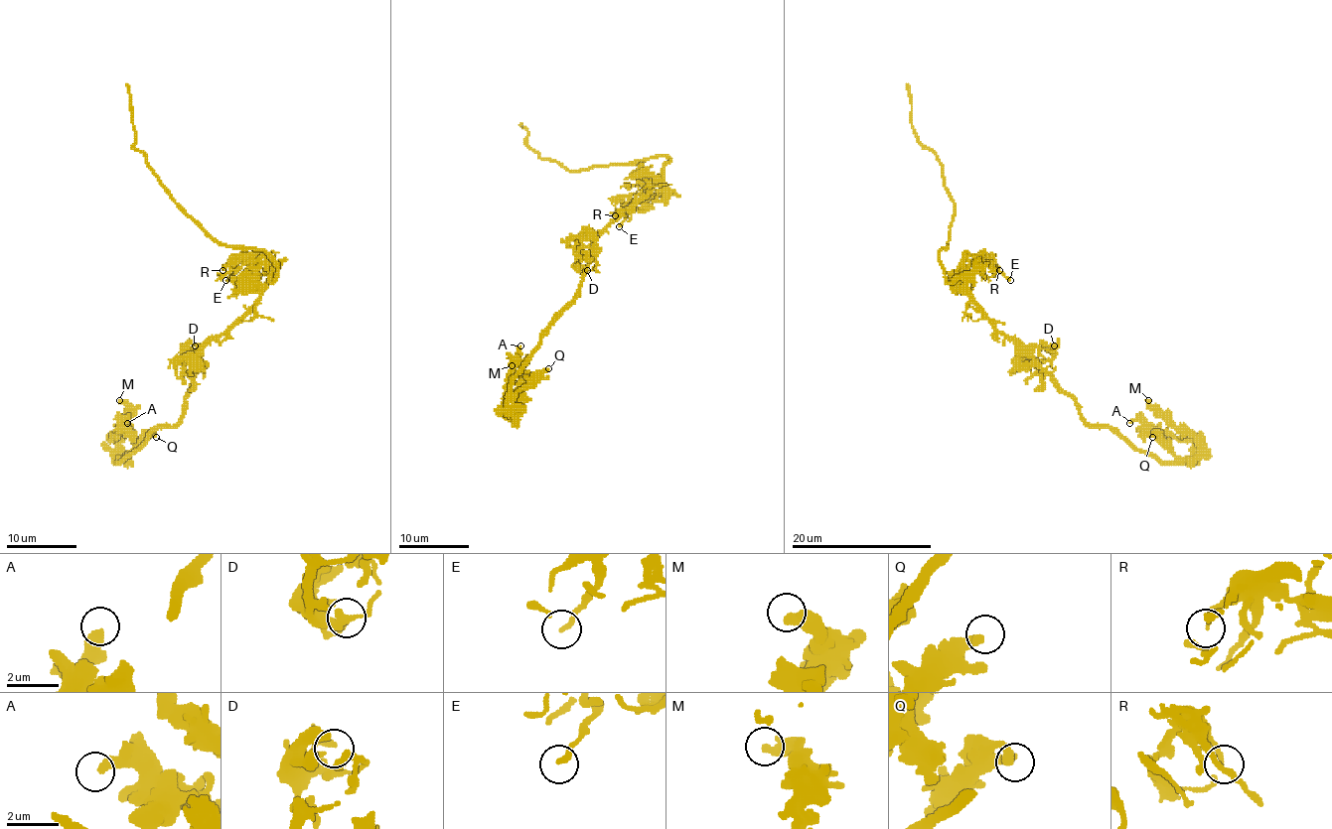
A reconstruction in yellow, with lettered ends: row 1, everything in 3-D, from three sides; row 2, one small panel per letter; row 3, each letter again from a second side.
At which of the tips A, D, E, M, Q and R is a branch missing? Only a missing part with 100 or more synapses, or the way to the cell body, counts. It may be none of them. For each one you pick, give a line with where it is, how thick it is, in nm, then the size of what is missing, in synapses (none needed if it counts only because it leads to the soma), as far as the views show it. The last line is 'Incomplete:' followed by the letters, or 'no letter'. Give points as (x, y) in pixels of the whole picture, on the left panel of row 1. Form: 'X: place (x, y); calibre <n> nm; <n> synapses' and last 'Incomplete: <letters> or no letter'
Incomplete: no letter

